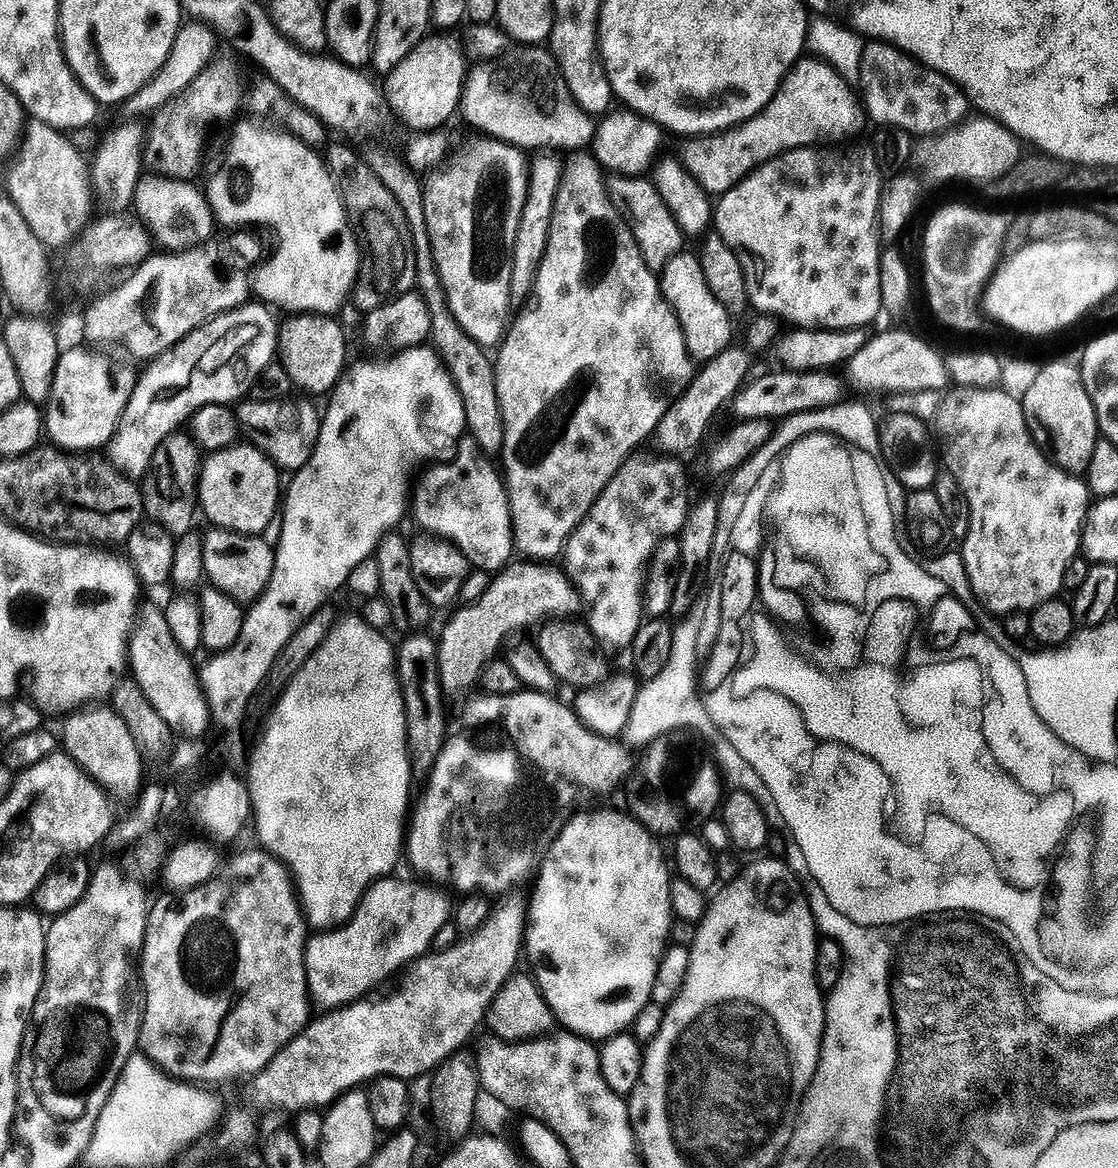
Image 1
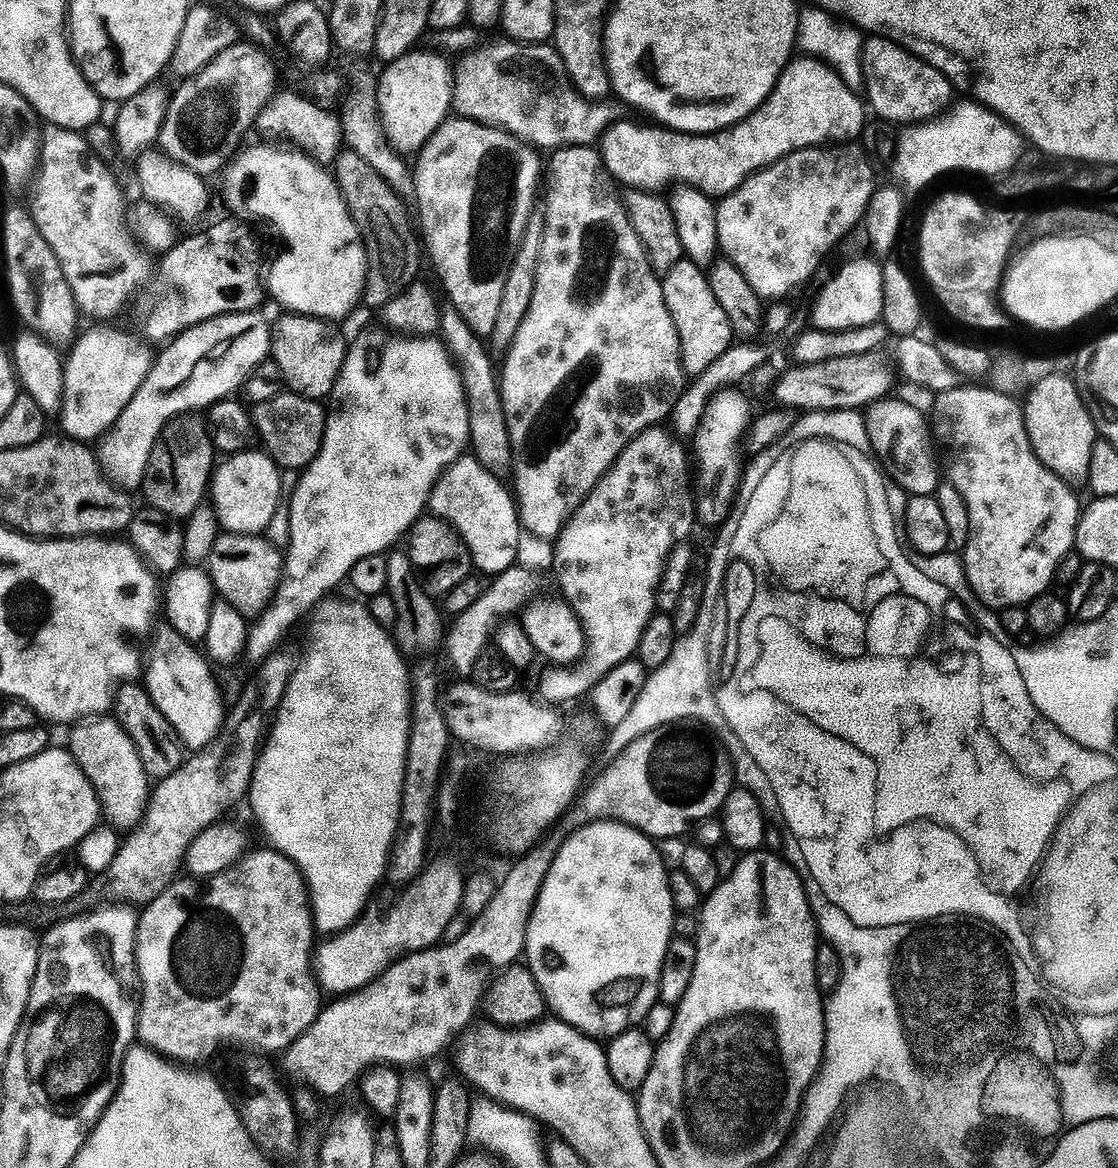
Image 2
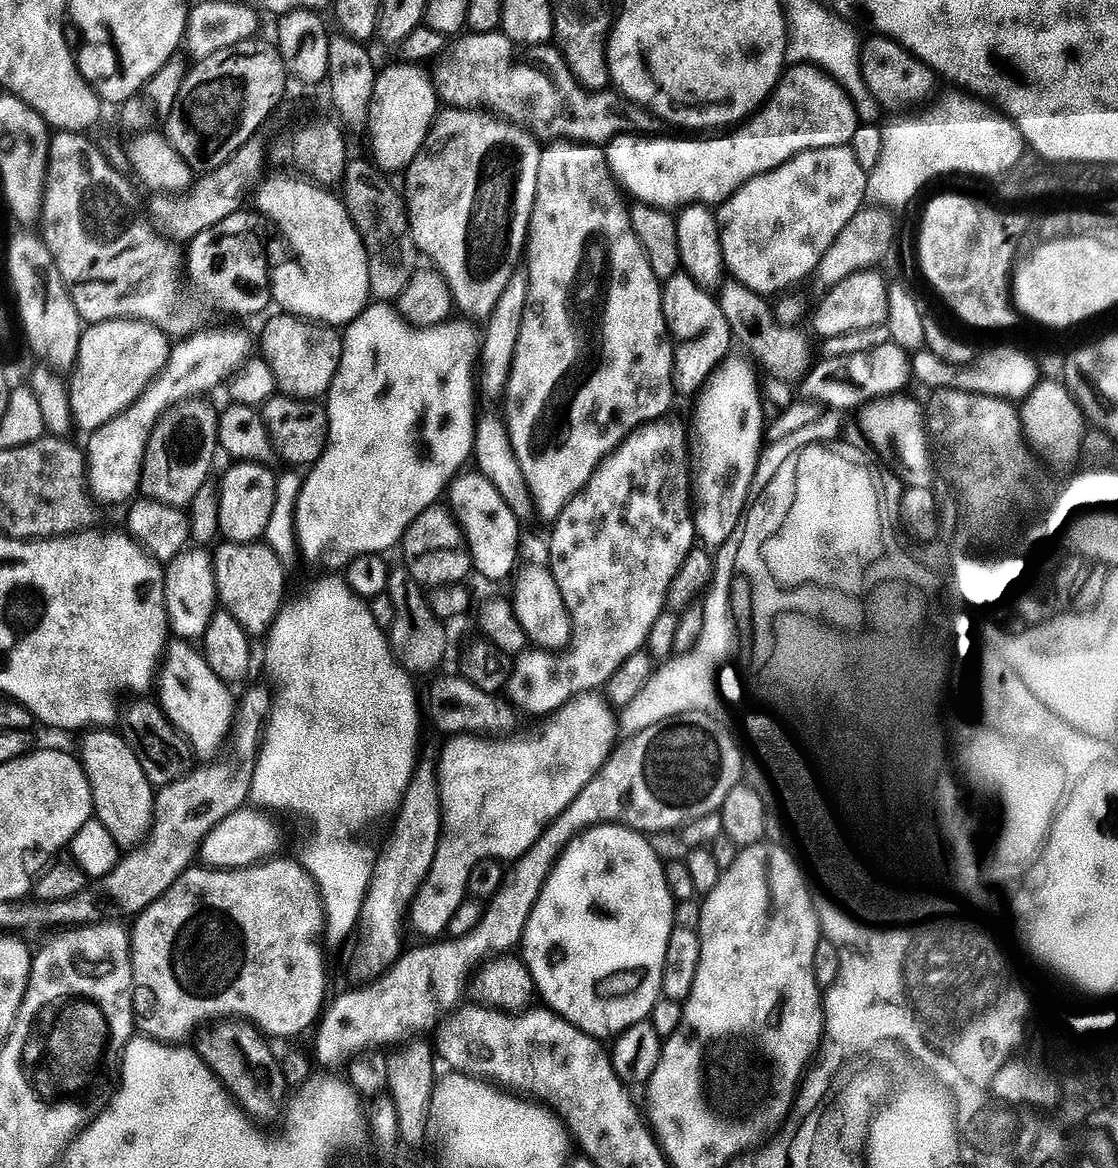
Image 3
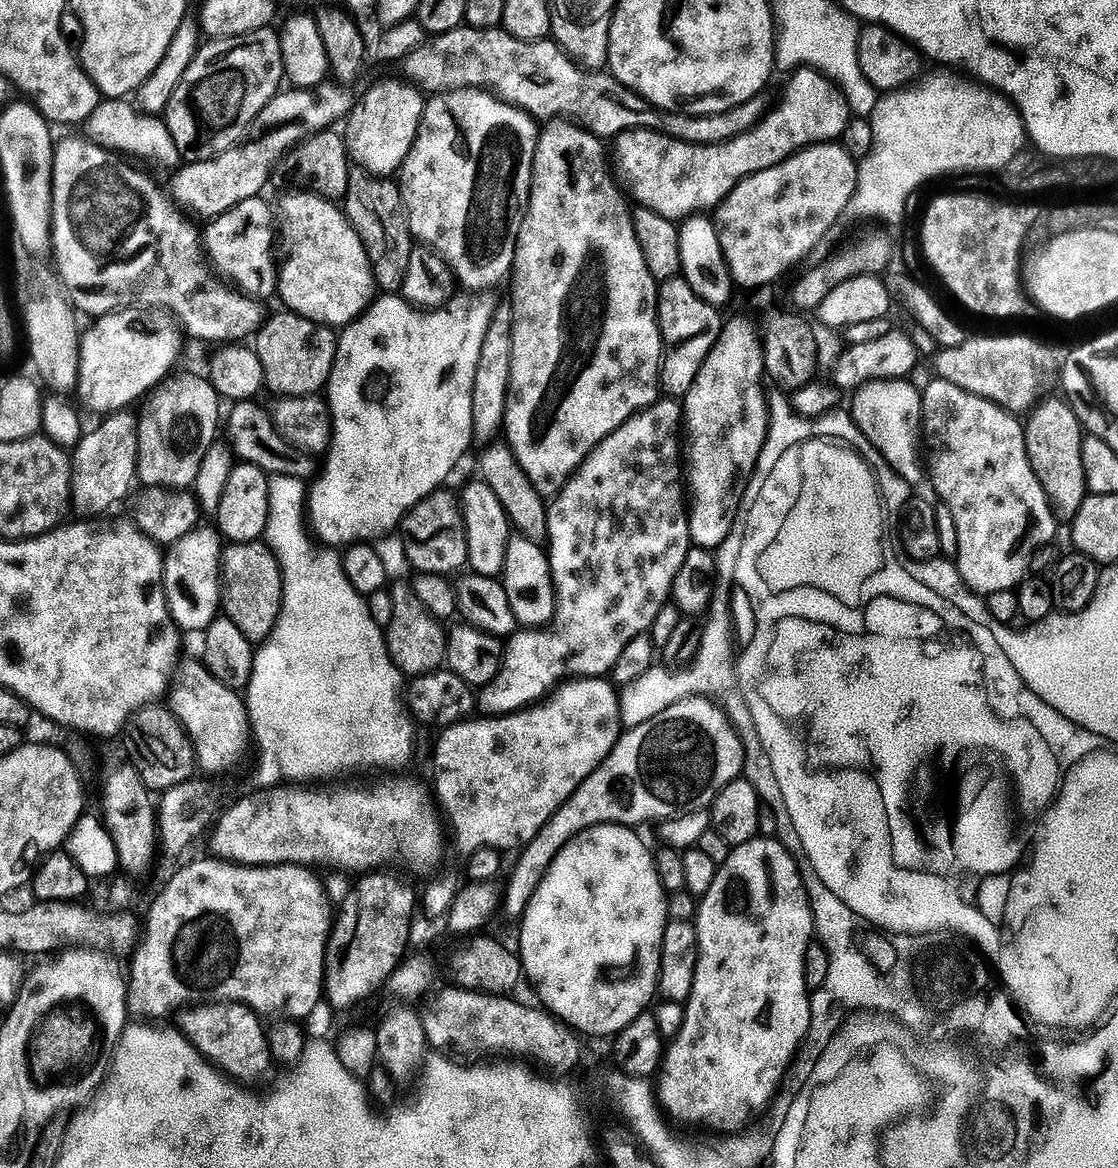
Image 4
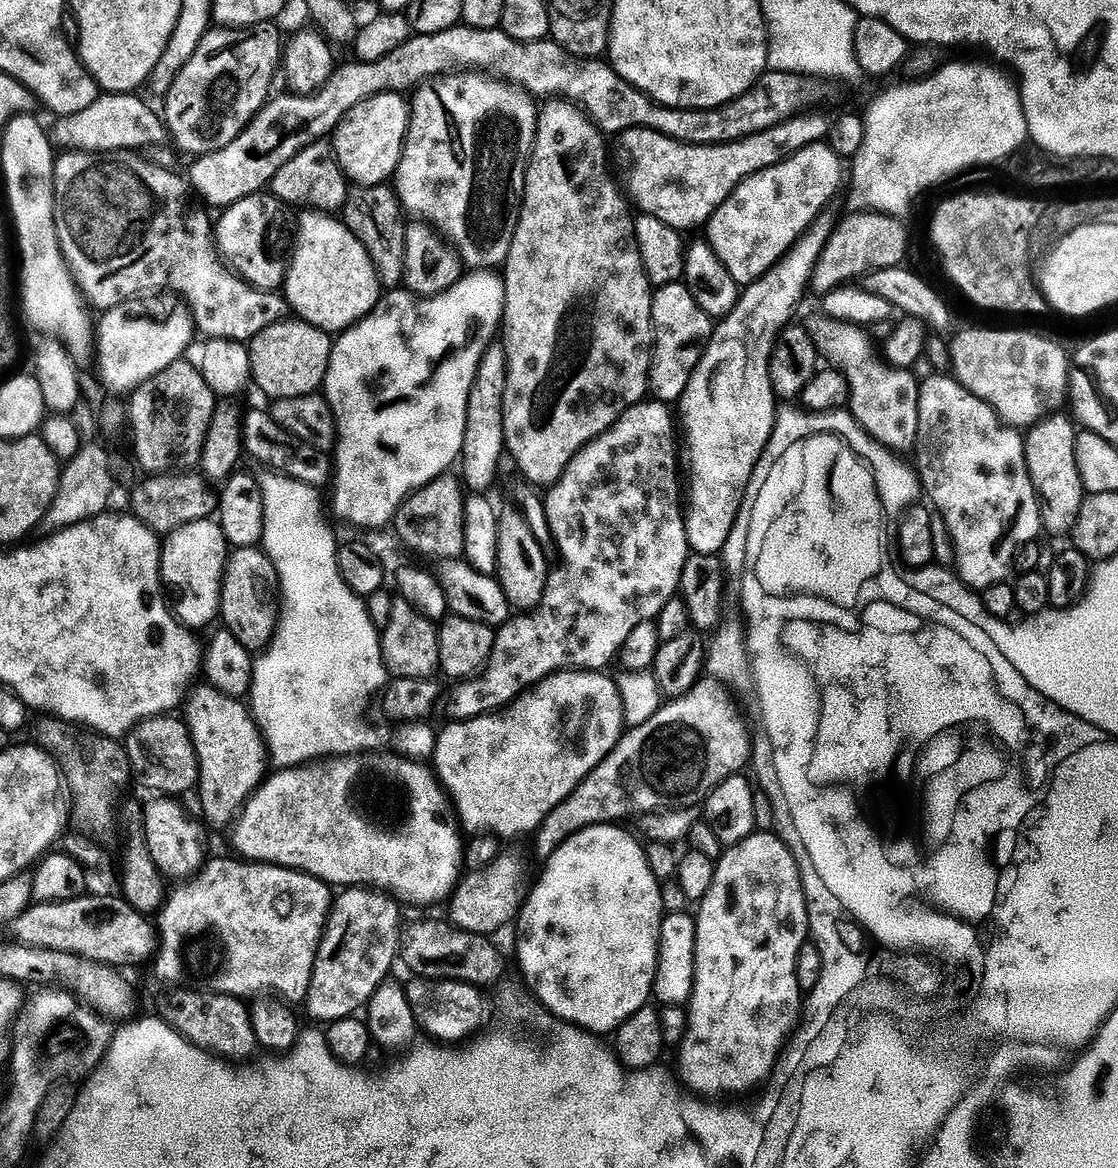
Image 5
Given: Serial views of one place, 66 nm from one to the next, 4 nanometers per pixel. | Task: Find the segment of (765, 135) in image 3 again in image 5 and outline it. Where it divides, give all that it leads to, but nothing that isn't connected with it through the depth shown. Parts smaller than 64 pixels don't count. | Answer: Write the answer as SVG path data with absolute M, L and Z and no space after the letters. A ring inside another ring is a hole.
M645 128L619 133L618 140L628 163L627 195L634 204L636 199L641 213L658 218L677 230L707 225L717 208L745 178L775 165L772 152L768 152L764 140L760 140L760 132L733 144L714 146L683 144Z

